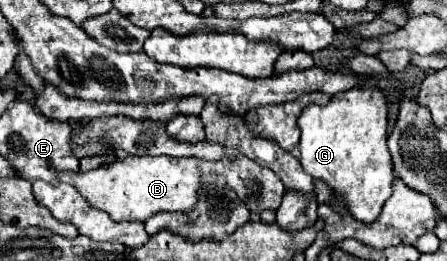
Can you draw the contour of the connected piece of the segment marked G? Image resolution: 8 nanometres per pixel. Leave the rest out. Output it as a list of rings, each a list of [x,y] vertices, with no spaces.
[[[374,88],[346,90],[342,94],[336,94],[334,100],[330,100],[330,104],[326,106],[310,104],[302,110],[302,116],[298,118],[298,126],[302,132],[298,150],[300,150],[300,164],[304,172],[316,180],[326,182],[336,194],[340,194],[344,198],[346,210],[364,224],[372,224],[380,216],[382,206],[392,192],[394,170],[392,170],[388,146],[386,146],[386,138],[388,138],[386,120],[388,120],[386,98],[380,90],[374,90]]]

